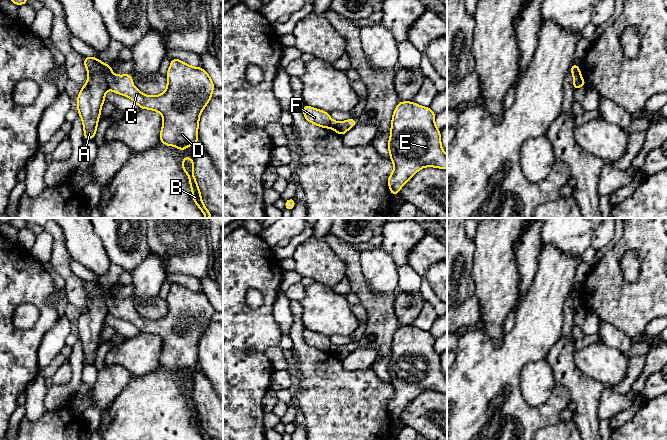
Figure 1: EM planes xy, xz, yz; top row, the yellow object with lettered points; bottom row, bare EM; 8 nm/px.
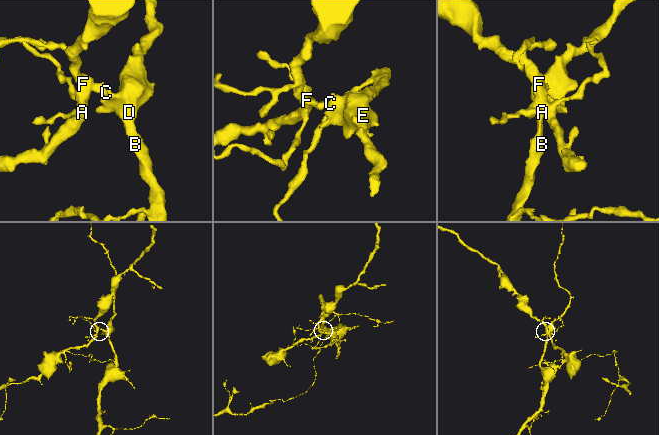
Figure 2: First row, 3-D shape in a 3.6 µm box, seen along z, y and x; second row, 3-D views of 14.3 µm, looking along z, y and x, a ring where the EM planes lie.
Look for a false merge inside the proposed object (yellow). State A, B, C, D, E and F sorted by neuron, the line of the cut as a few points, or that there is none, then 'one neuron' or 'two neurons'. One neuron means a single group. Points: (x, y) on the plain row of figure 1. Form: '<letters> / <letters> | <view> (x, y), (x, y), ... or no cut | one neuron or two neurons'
A F / B C D E | xy (111, 296), (107, 302), (108, 312) | two neurons

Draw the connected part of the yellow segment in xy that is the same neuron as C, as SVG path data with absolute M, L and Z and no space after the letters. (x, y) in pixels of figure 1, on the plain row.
M177 282L171 284L167 295L167 312L164 317L148 320L140 316L134 309L131 297L126 299L110 298L107 309L113 316L132 323L140 333L151 333L163 340L160 366L167 370L175 370L180 375L198 367L198 349L201 336L212 322L215 310L209 298L200 291L192 291Z

